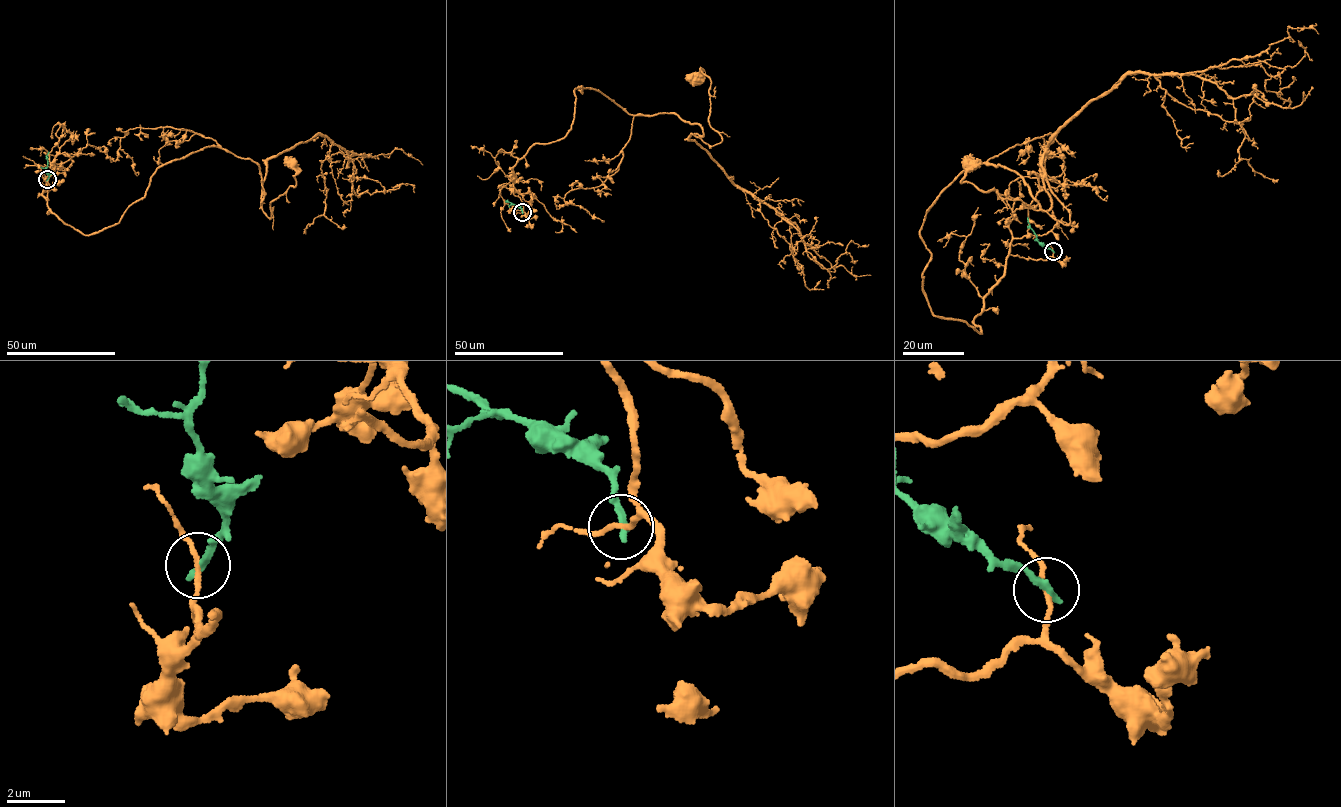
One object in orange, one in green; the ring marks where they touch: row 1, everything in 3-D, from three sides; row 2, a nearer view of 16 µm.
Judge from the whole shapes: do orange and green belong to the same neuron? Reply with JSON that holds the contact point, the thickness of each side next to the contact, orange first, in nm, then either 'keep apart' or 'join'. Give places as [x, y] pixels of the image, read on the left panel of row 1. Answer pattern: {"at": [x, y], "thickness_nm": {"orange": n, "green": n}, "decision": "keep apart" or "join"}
{"at": [47, 179], "thickness_nm": {"orange": 150, "green": 280}, "decision": "keep apart"}

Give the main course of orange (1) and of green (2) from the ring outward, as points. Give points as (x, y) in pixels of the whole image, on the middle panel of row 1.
1: (522, 212), (513, 168), (564, 137), (578, 87), (718, 144), (710, 79), (694, 78)
2: (522, 212), (505, 201)

